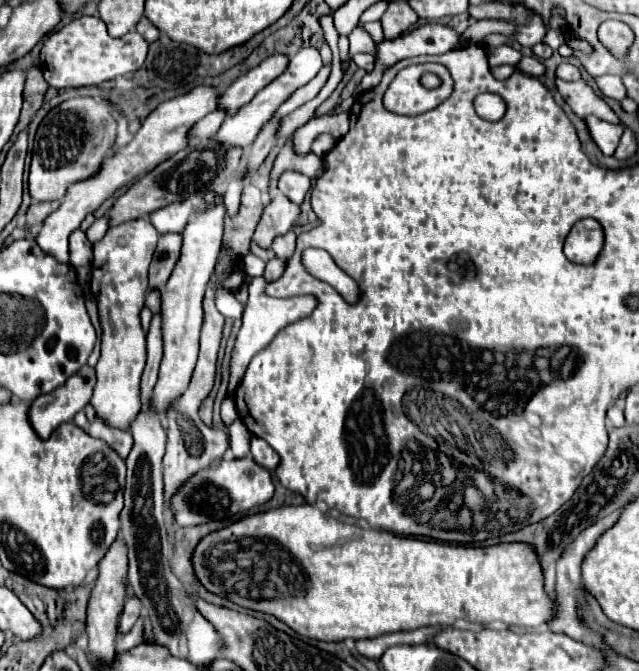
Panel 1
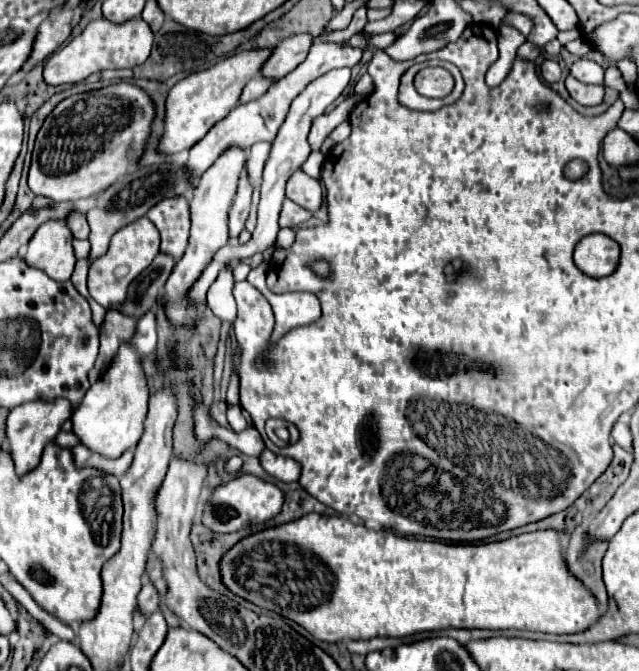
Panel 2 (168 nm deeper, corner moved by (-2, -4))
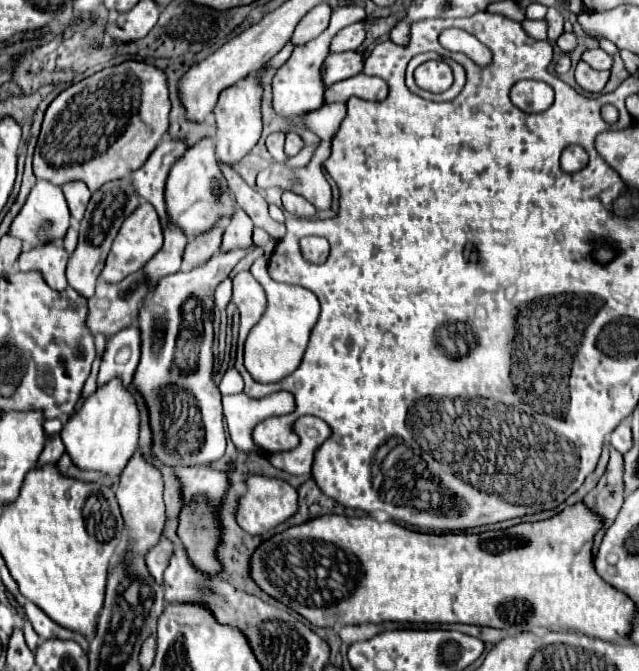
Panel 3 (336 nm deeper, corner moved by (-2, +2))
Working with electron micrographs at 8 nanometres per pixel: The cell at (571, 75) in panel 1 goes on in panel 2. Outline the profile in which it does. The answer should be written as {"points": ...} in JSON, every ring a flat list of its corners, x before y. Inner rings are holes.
{"points":[[579,58,571,66,571,76,575,76,583,84,603,84,603,68,587,58]]}

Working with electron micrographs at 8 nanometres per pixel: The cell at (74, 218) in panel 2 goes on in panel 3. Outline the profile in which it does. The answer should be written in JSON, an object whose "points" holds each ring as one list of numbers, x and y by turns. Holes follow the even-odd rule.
{"points":[[79,180,67,182,67,184,63,184,61,188,63,188,63,194,65,194,65,198,67,198,71,216,73,216,75,220,81,220,83,214,85,214,87,202,89,202,89,198,91,198,89,188,87,188,83,182,79,182]]}

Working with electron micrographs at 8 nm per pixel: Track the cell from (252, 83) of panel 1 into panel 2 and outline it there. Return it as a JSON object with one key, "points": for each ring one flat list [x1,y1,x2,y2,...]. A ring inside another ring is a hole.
{"points":[[297,34,297,36,283,40,273,50,273,54,267,58,267,62,263,64,261,76,281,80,283,76,293,72,301,64,301,60,307,56,311,44,313,44,313,40,309,34]]}

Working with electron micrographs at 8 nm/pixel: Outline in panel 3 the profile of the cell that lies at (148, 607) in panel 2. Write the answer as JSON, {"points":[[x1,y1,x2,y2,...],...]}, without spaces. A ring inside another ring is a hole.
{"points":[[161,538,161,540,147,552,147,556,145,556,147,568,149,568,149,572,153,574,153,578,155,578,159,584,163,584,163,572,165,572,165,568,167,568,167,562,169,562,171,554,173,554,173,542,167,540,167,538]]}

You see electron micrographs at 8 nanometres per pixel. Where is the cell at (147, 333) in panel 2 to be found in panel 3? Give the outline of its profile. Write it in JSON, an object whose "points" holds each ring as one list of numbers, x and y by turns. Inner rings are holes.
{"points":[[129,326,127,330,121,330,113,338,107,340,107,350,101,360,97,386,107,384,111,378,119,378,123,386,129,386,135,374,135,368,139,364,141,354,141,340,137,326]]}

